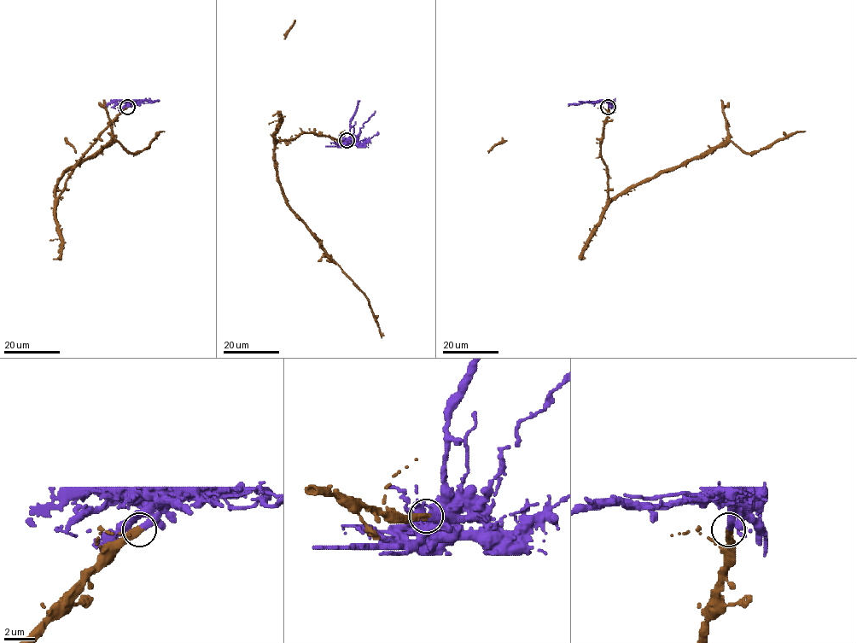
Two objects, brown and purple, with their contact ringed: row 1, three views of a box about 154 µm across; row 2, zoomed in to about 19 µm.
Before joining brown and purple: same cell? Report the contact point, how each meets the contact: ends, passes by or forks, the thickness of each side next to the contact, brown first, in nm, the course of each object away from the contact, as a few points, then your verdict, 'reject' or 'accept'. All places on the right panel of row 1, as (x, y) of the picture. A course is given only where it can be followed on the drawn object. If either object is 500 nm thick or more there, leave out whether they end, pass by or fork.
place (608, 107); brown ends; purple ends; calibres 460 and 400 nm; course brown (608, 108), (601, 158), (611, 198), (730, 142), (756, 153), (805, 131); course purple (608, 107), (607, 102), (568, 105); reject

